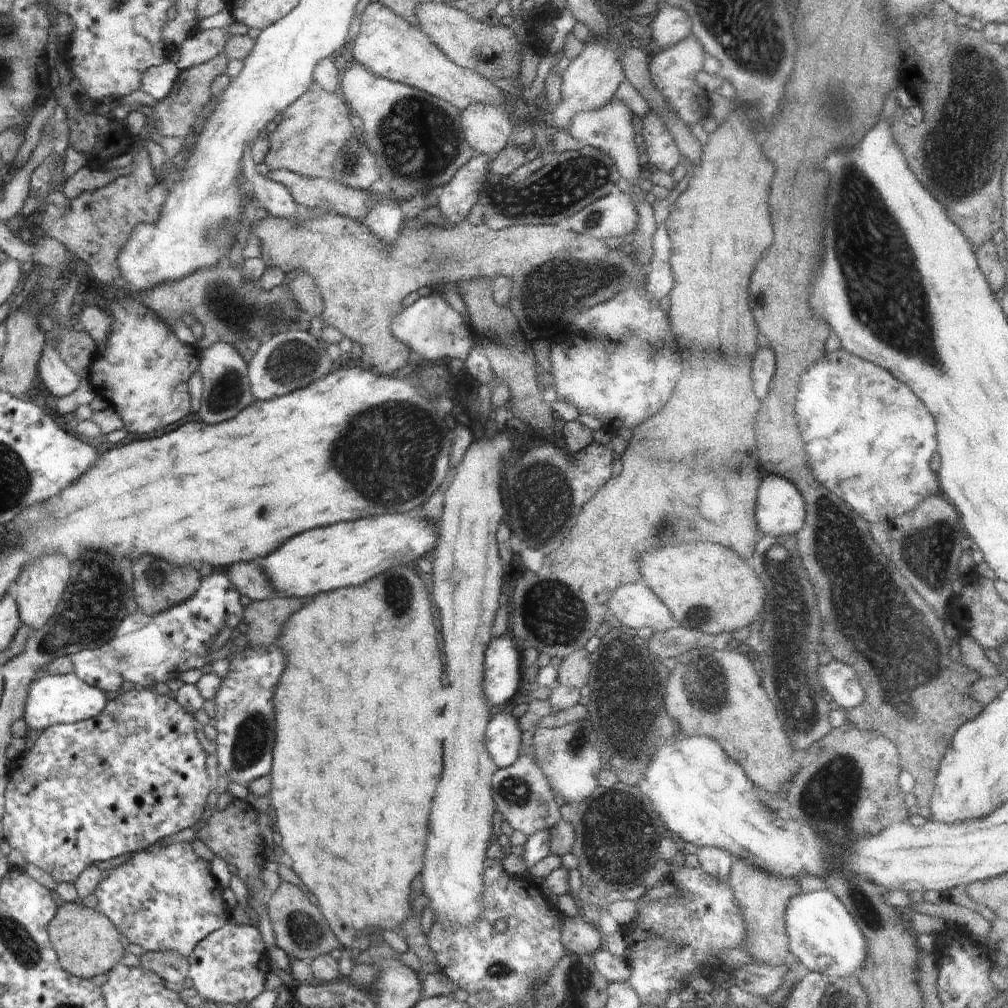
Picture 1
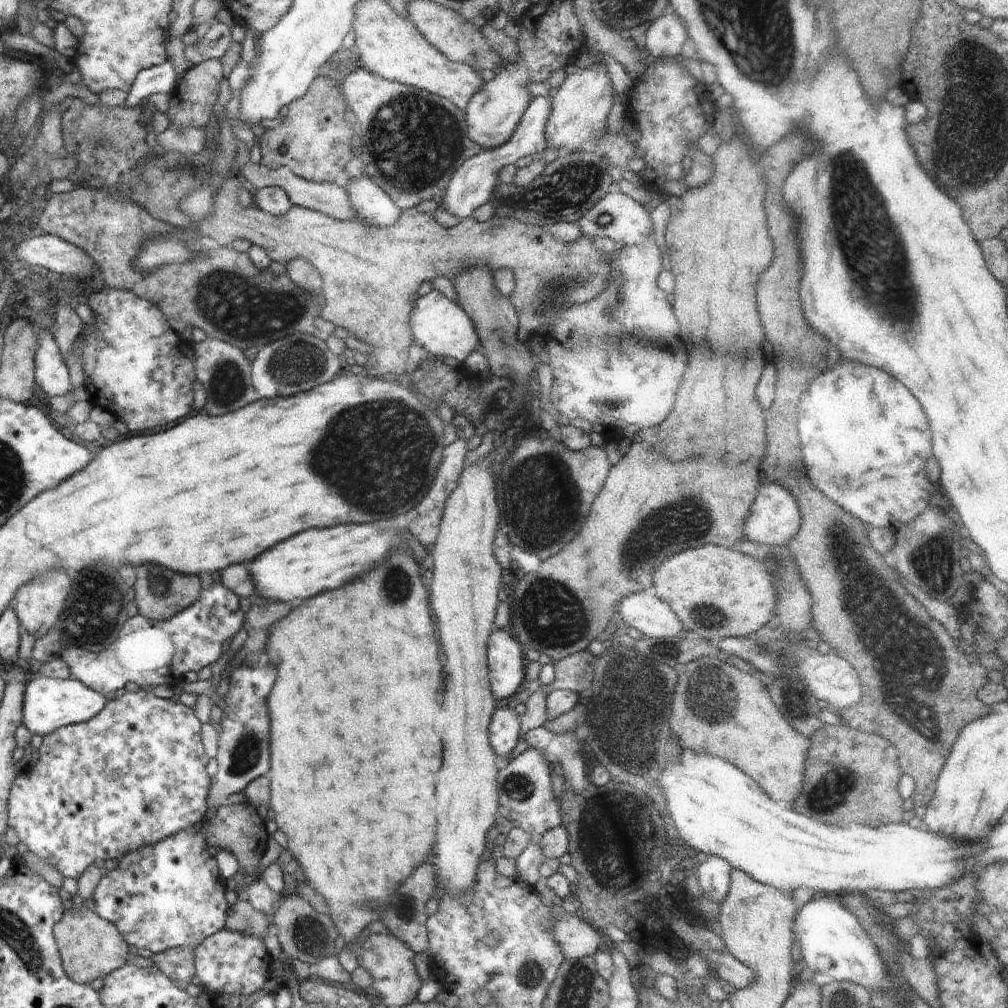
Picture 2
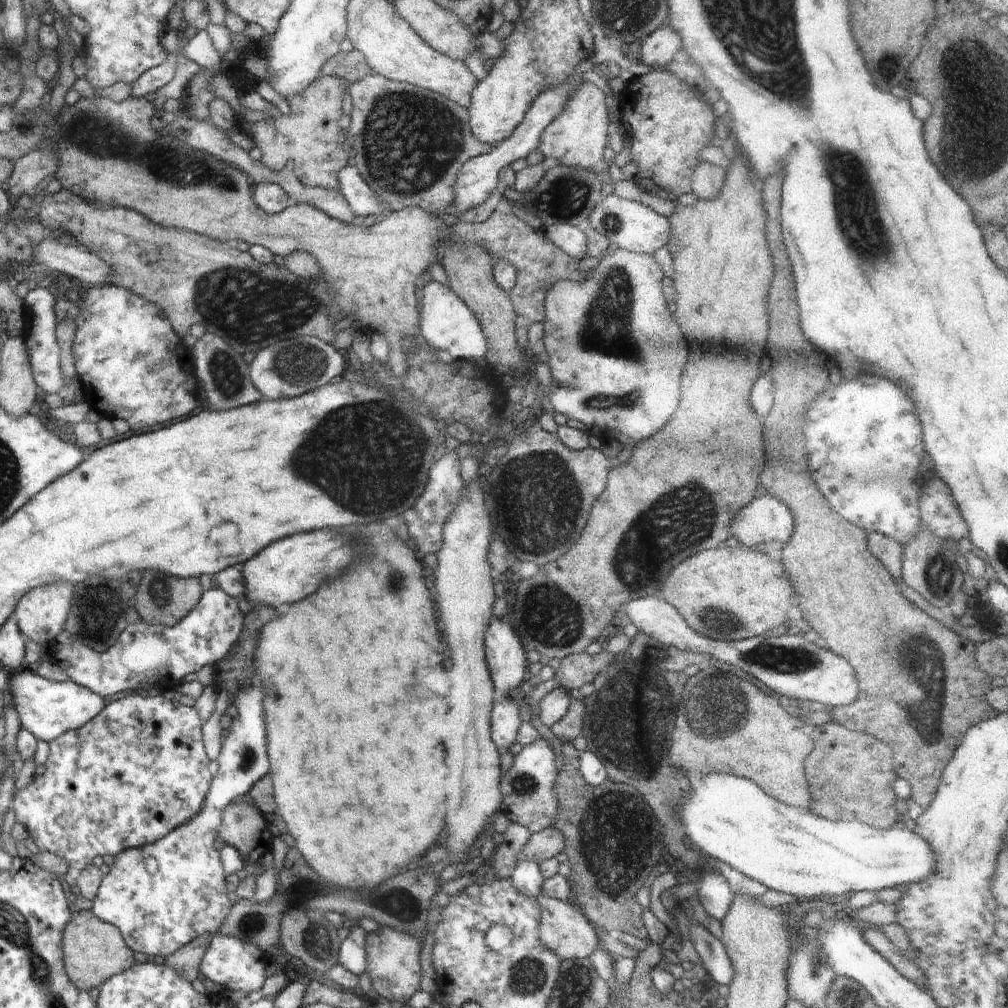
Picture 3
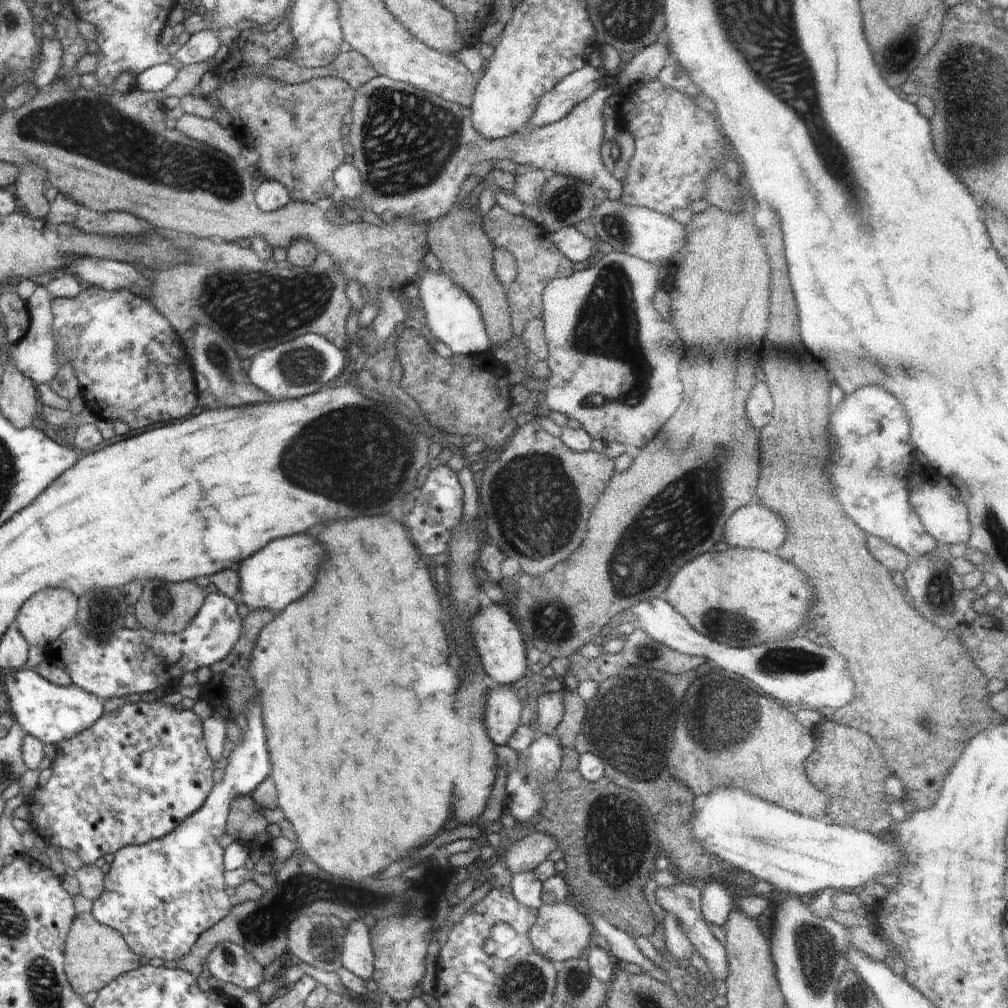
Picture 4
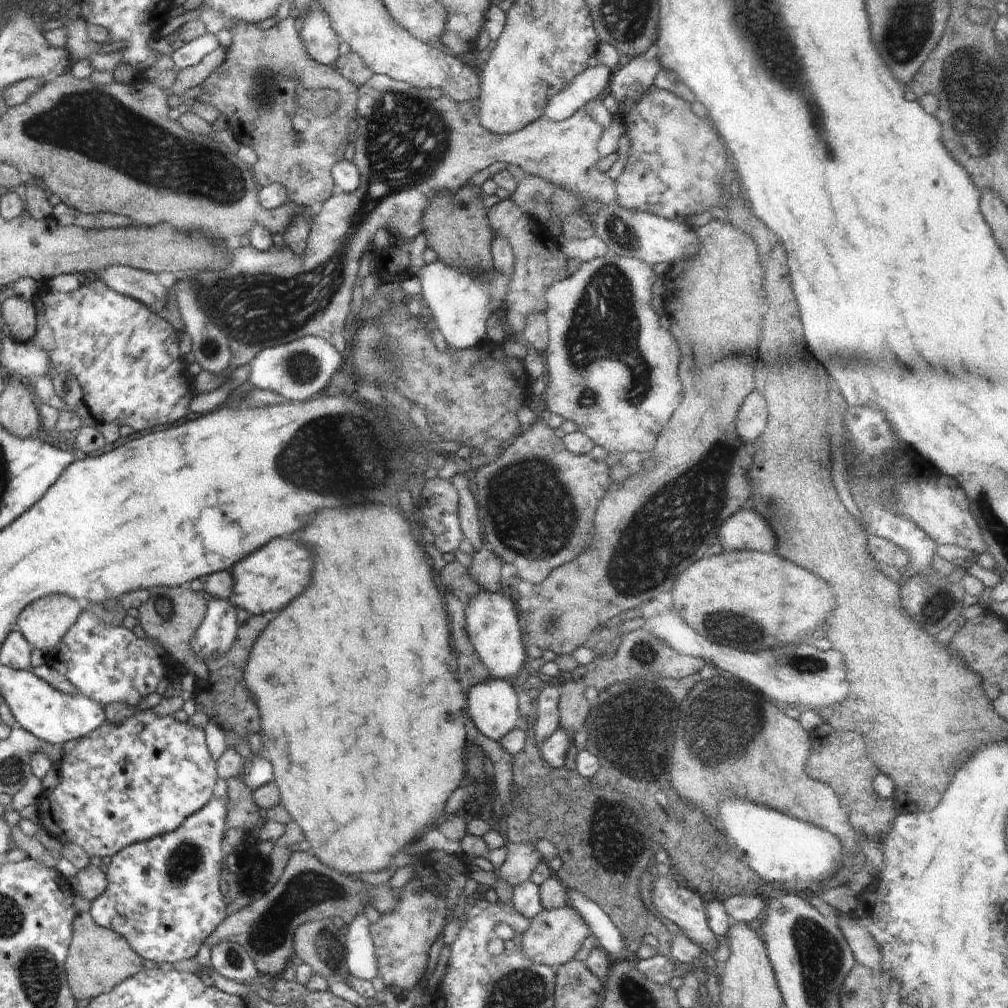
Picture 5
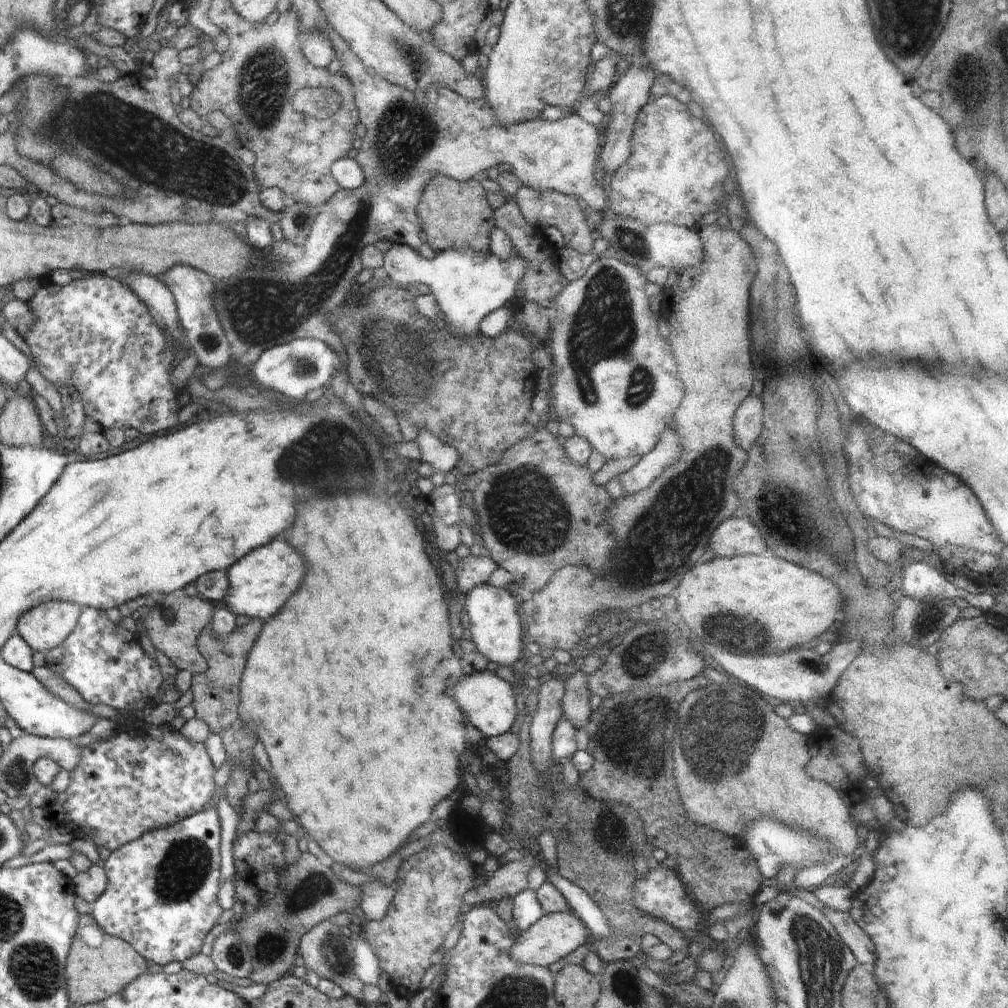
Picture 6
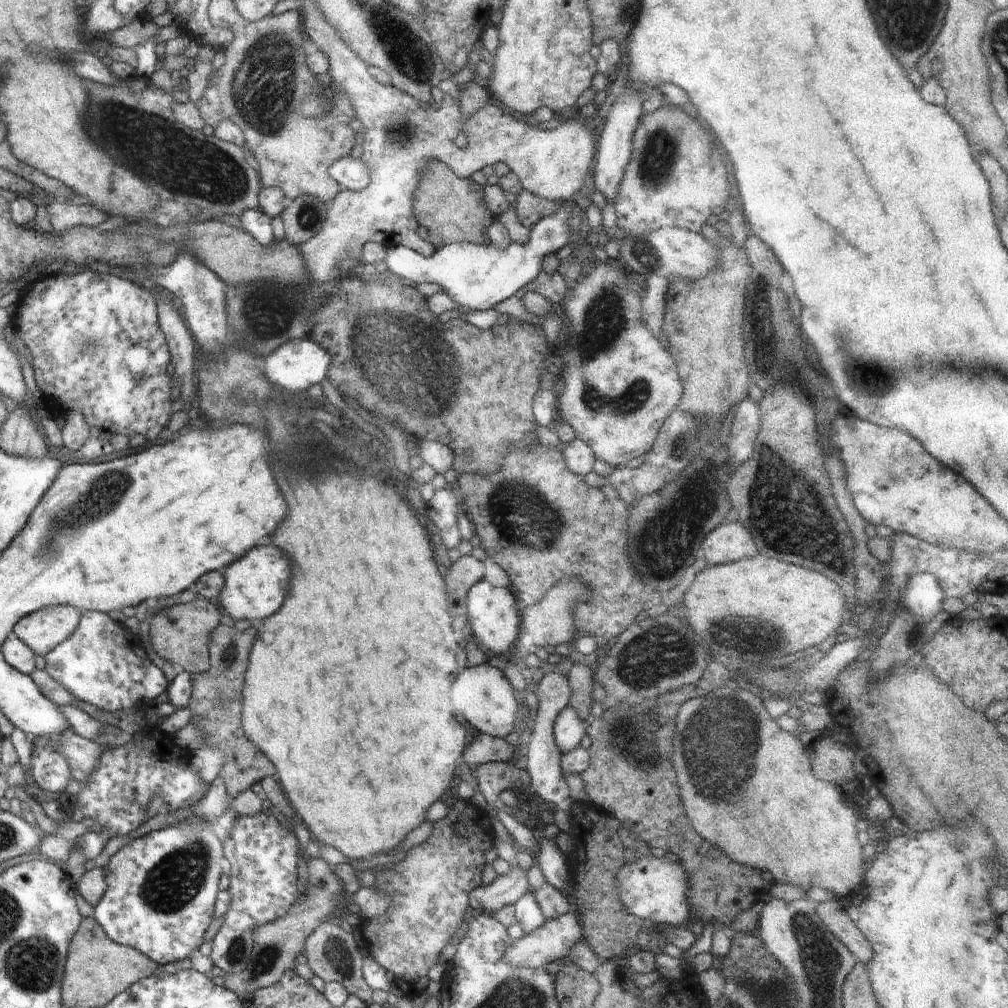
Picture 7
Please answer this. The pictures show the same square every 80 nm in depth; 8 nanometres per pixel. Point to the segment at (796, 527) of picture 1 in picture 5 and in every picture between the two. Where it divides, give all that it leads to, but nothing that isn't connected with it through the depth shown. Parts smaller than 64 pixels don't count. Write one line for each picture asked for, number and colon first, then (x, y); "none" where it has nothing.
2: (774, 520)
3: (766, 524)
4: (746, 527)
5: (746, 530)

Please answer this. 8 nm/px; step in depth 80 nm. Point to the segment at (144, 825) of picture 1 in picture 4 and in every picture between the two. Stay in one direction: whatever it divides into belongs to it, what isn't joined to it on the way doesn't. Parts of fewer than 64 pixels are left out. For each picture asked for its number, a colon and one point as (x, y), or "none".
2: (136, 773)
3: (138, 770)
4: (134, 776)

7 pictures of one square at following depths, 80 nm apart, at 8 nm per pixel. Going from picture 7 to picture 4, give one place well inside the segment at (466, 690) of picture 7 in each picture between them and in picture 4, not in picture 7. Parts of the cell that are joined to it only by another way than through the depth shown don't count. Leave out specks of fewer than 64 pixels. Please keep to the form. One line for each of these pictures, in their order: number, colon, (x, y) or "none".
4: (502, 708)
5: (494, 707)
6: (487, 700)

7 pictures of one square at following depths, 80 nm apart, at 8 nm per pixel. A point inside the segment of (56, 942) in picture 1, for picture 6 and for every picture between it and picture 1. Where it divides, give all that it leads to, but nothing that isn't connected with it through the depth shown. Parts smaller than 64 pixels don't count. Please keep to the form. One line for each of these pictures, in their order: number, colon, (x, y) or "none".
2: (90, 946)
3: (93, 950)
4: (95, 954)
5: (98, 959)
6: (98, 965)

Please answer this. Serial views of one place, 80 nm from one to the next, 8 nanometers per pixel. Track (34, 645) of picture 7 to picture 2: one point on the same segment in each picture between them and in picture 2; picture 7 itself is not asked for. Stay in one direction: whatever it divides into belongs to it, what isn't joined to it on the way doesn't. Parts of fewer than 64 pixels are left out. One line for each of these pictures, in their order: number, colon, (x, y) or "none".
2: (38, 605)
3: (41, 614)
4: (42, 619)
5: (43, 623)
6: (45, 627)

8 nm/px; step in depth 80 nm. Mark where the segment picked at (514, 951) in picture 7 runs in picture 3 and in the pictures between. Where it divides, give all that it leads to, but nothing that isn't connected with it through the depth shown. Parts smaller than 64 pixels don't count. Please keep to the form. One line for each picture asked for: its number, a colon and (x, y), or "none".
3: (567, 933)
4: (561, 932)
5: (553, 937)
6: (554, 936)

